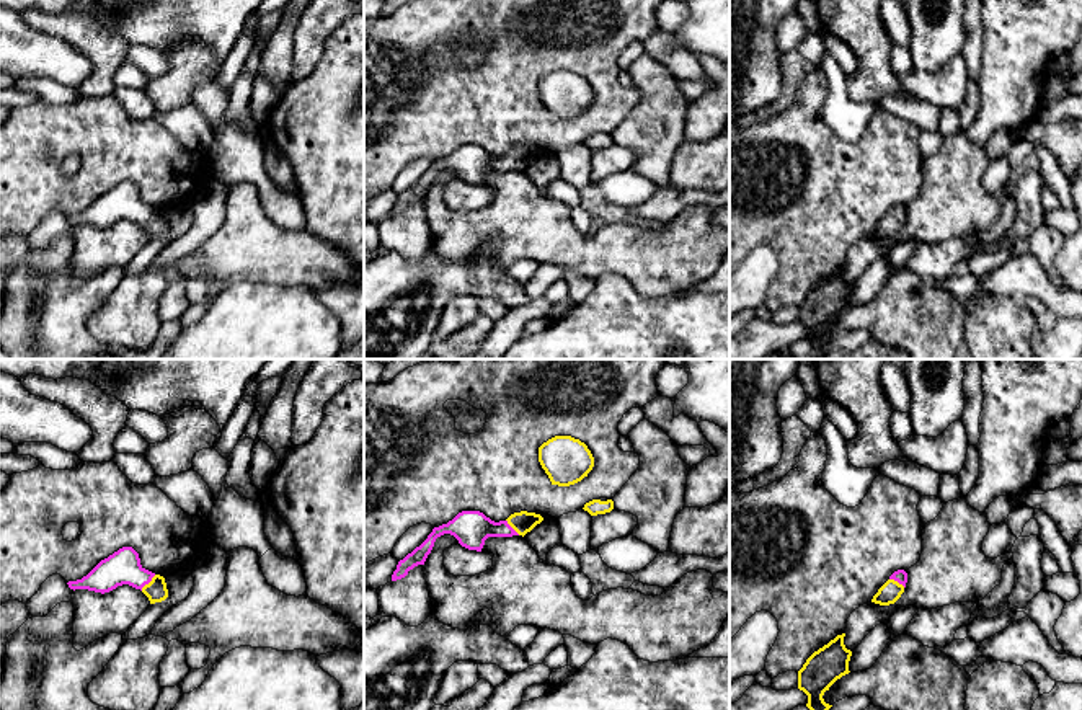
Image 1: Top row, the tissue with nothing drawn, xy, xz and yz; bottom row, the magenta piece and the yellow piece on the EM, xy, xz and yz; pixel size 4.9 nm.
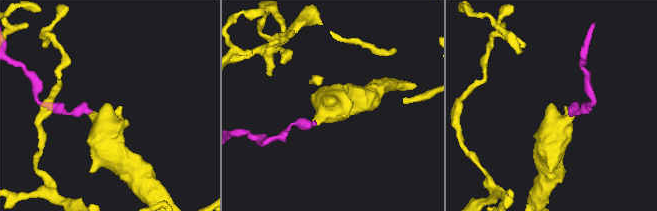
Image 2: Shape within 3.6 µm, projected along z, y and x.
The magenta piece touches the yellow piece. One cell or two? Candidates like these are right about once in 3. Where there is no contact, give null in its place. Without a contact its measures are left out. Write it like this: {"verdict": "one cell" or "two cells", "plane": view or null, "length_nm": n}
{"verdict": "one cell", "plane": "xy", "length_nm": 110}

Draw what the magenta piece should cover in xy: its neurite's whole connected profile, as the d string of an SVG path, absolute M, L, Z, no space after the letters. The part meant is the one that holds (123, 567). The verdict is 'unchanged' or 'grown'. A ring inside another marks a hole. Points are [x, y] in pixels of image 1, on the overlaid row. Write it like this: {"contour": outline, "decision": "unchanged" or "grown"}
{"contour": "M122 547L108 558L101 560L86 576L67 583L70 589L88 589L109 592L118 586L129 584L140 589L150 604L168 597L165 578L145 570L139 553L132 547Z", "decision": "grown"}

